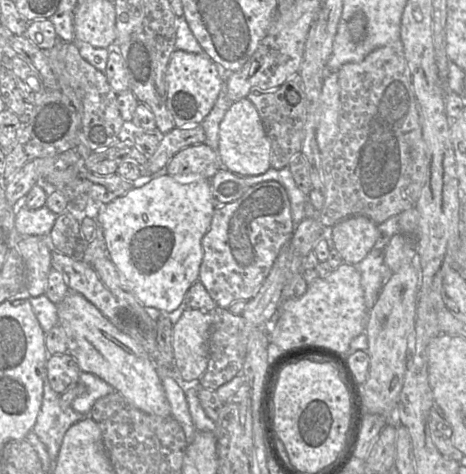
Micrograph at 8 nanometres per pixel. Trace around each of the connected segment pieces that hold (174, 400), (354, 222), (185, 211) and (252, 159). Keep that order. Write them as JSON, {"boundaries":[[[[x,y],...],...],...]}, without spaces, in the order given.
{"boundaries":[[[[161,376],[161,382],[170,405],[170,415],[180,424],[185,434],[187,444],[190,444],[197,430],[191,419],[185,391],[183,387],[171,377]]],[[[353,215],[332,227],[334,248],[344,263],[358,264],[366,257],[376,242],[377,225],[366,216]]],[[[159,174],[150,180],[147,184],[140,188],[133,187],[126,194],[115,198],[110,203],[100,205],[99,213],[97,215],[97,221],[103,227],[104,238],[108,256],[118,268],[118,270],[124,275],[129,286],[133,290],[138,301],[148,310],[152,312],[170,313],[177,309],[184,303],[185,295],[190,286],[198,281],[200,265],[203,259],[202,239],[207,233],[211,221],[215,212],[215,206],[213,204],[211,182],[210,180],[202,177],[200,180],[189,183],[181,184],[177,182],[173,176],[166,174]]],[[[247,97],[232,102],[219,126],[220,163],[237,175],[260,175],[271,167],[270,154],[271,144],[254,104]]]]}

